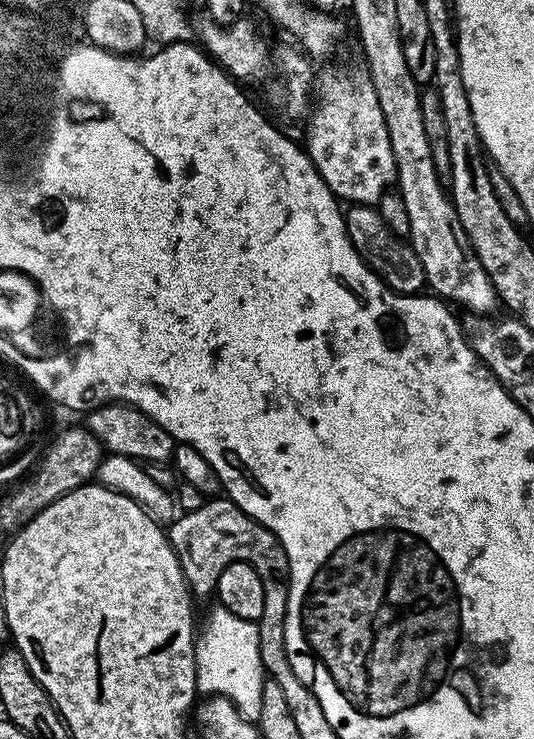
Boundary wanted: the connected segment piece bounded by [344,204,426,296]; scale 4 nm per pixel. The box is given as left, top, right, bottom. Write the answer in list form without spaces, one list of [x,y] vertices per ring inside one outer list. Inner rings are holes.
[[[353,204],[344,212],[344,225],[350,242],[365,264],[392,289],[404,296],[419,293],[425,287],[422,262],[407,239],[395,236],[385,225],[375,207]]]

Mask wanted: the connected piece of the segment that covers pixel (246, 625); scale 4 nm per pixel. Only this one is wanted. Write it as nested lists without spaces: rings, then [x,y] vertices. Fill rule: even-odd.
[[[216,606],[196,642],[196,690],[209,696],[224,696],[234,702],[247,720],[259,721],[262,714],[262,686],[266,673],[260,657],[260,630],[253,621],[238,618],[230,610]]]

